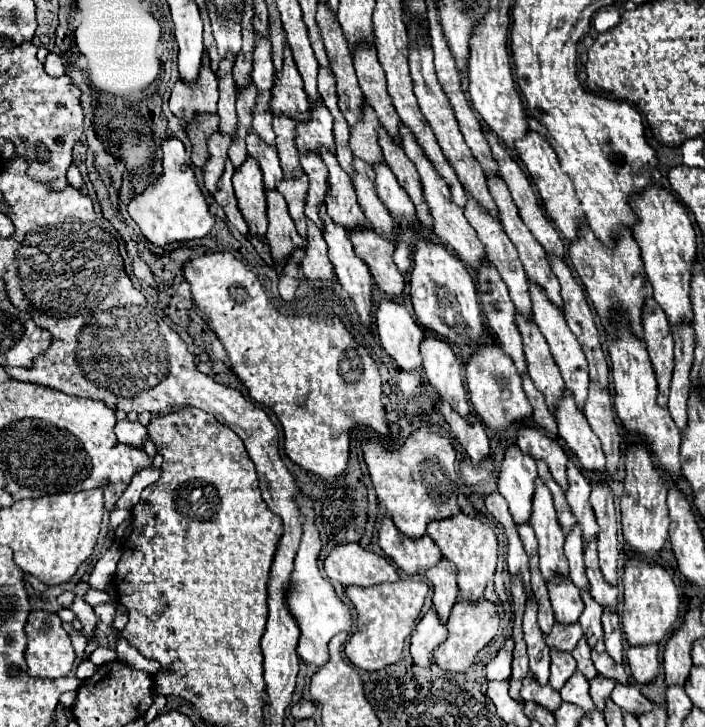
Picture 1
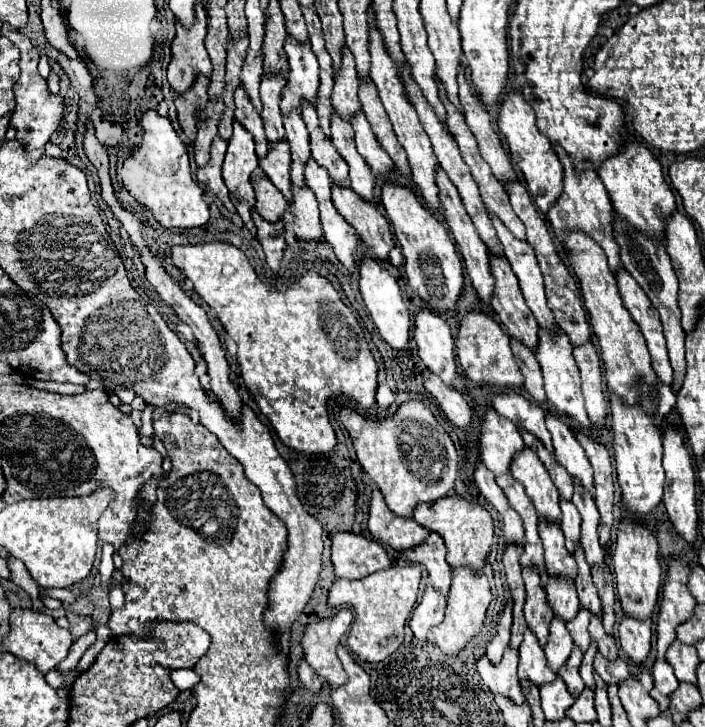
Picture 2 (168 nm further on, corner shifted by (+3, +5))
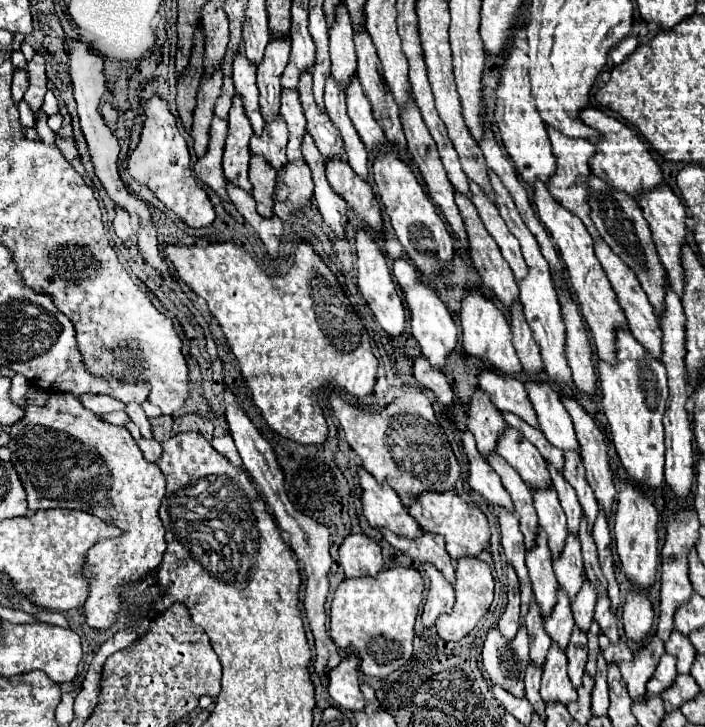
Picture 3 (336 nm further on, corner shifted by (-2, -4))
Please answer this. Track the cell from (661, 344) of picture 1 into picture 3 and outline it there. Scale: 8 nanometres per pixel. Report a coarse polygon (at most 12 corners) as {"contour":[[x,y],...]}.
{"contour":[[602,239],[594,251],[632,335],[658,359],[662,333],[632,269]]}

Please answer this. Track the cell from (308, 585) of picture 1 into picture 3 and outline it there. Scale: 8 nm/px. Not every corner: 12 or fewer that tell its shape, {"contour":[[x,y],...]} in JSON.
{"contour":[[358,659],[330,669],[330,697],[348,711],[364,711]]}

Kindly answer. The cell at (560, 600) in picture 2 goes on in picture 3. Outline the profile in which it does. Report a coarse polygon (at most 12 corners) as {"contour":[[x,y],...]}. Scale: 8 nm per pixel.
{"contour":[[568,533],[554,573],[570,595],[582,587],[582,553],[576,533]]}

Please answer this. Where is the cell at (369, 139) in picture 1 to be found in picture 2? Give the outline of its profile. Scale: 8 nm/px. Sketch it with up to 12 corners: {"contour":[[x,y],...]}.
{"contour":[[345,48],[331,102],[351,122],[361,112],[355,60]]}

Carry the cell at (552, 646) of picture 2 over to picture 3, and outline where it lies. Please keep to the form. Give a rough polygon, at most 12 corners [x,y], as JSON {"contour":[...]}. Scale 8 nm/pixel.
{"contour":[[558,587],[546,631],[566,649],[574,617],[568,593]]}

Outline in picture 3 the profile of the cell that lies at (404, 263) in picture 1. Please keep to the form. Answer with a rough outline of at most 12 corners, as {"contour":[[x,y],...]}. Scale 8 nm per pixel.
{"contour":[[412,261],[392,269],[404,291],[412,335],[436,369],[454,351],[458,329]]}

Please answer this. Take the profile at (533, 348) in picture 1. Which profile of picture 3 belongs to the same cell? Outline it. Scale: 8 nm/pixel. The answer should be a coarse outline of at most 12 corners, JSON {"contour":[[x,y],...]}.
{"contour":[[454,191],[474,267],[504,307],[518,283],[472,201]]}

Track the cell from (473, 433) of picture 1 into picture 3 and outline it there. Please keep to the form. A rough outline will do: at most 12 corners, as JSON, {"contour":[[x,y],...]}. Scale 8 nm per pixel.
{"contour":[[424,355],[414,359],[412,375],[430,389],[442,405],[452,405],[446,375],[428,365]]}

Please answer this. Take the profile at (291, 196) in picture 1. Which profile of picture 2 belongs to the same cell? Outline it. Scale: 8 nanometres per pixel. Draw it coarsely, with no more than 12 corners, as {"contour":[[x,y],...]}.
{"contour":[[283,140],[259,166],[291,204],[291,152]]}

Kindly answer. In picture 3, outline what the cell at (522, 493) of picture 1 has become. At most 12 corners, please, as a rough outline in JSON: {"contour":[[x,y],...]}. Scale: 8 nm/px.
{"contour":[[484,389],[470,397],[466,423],[486,457],[506,421]]}

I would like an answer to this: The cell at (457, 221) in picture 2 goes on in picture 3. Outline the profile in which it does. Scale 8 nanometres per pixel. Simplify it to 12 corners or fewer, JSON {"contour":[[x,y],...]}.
{"contour":[[412,95],[400,119],[432,201],[468,247],[452,183]]}

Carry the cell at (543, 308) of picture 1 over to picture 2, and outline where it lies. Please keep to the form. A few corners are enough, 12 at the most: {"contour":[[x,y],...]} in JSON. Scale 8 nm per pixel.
{"contour":[[491,214],[525,302],[543,330],[559,330],[547,308],[533,248]]}

